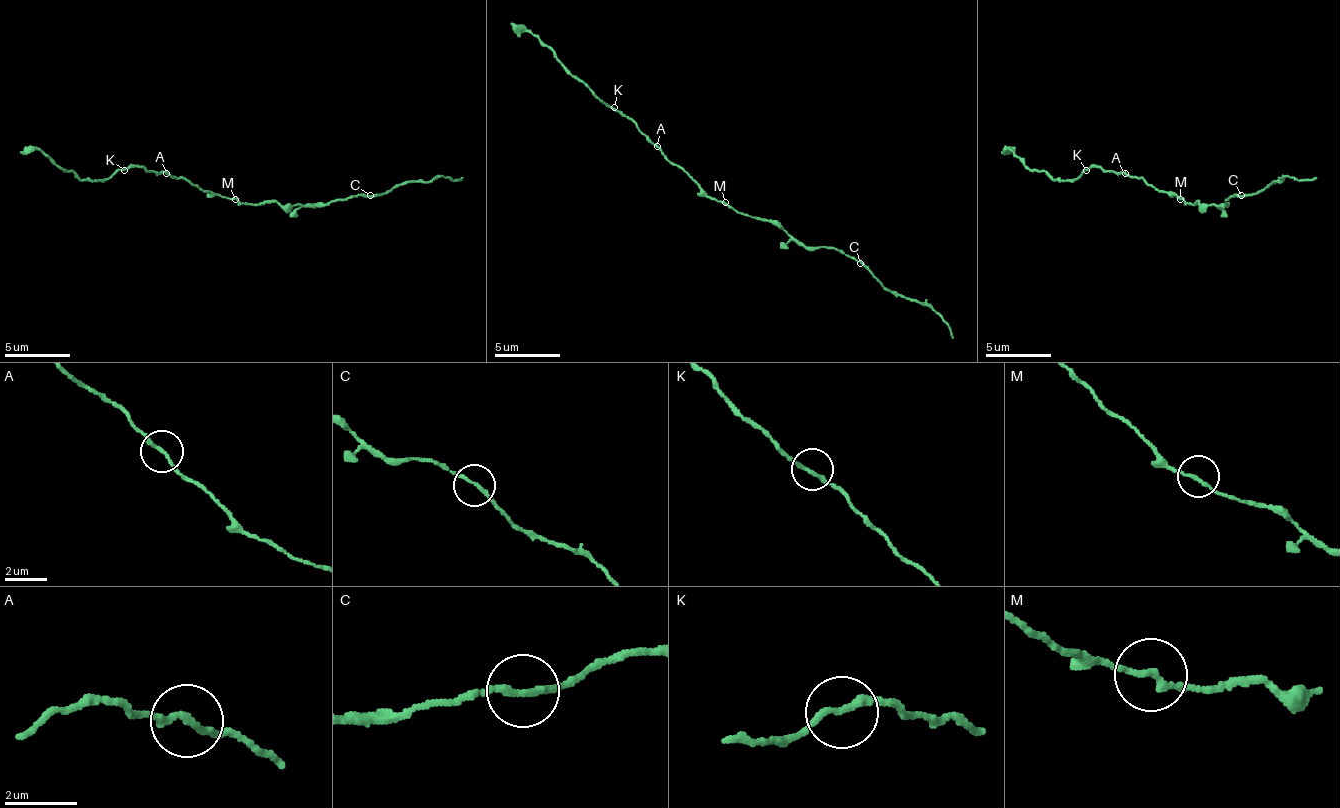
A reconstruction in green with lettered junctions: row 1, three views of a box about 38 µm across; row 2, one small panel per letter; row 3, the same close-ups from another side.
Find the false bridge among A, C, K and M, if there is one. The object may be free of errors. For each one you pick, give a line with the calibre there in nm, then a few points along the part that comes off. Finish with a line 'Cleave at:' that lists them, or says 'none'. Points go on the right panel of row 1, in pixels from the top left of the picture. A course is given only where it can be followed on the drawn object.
Cleave at: none

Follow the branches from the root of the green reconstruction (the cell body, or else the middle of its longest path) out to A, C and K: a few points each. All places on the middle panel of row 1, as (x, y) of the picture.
A: (719, 202), (709, 198), (657, 146)
C: (719, 202), (725, 202), (755, 218), (778, 221), (807, 247), (836, 247), (859, 264)
K: (719, 202), (709, 198), (614, 107)

